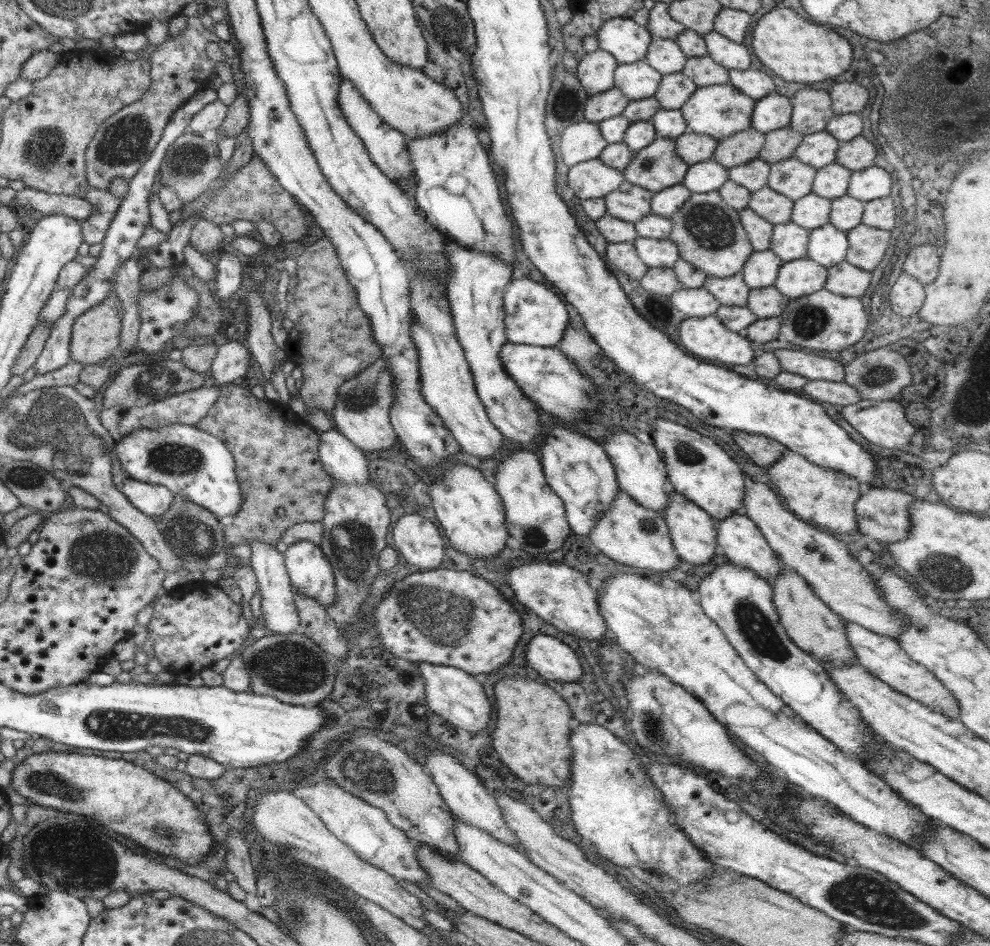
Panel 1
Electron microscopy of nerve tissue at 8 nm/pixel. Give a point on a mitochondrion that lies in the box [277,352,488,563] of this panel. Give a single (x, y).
(364, 394)

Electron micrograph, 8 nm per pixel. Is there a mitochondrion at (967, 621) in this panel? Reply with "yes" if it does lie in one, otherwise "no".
no

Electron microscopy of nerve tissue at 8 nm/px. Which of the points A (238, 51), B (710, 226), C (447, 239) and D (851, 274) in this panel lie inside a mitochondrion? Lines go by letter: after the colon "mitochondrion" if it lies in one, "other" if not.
A: other
B: mitochondrion
C: other
D: other

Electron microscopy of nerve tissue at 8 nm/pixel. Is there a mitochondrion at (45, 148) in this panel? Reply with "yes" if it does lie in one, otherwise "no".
yes

